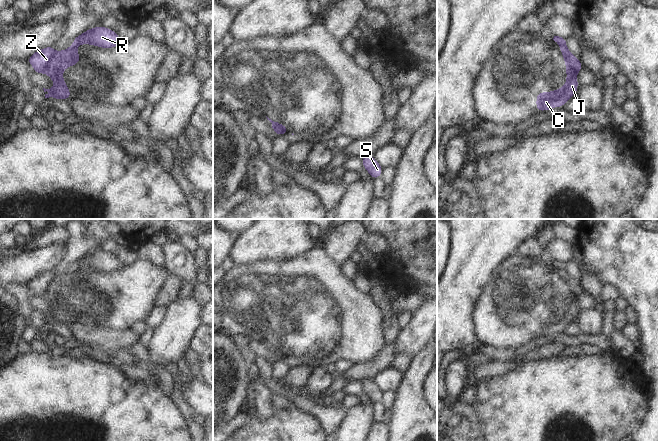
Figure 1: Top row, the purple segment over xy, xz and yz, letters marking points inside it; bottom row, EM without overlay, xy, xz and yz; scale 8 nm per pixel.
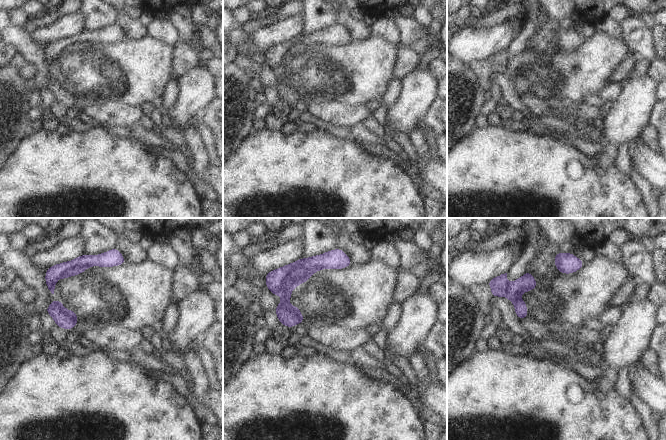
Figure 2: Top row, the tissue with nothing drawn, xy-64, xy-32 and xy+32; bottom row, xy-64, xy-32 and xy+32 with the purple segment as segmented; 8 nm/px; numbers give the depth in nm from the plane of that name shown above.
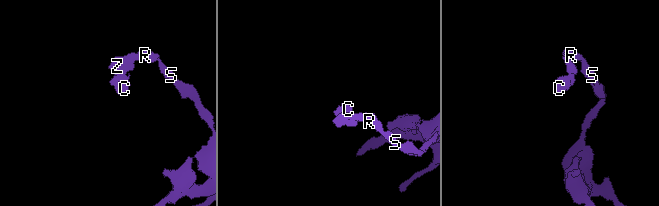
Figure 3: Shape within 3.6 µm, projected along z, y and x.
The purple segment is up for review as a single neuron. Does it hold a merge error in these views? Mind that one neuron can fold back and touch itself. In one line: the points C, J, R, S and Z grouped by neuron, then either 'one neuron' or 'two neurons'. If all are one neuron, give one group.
groups C J / R S Z; two neurons

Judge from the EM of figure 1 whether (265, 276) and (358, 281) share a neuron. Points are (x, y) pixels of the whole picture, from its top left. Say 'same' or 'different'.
different

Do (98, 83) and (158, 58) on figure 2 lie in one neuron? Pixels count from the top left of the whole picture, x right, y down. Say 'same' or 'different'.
same

